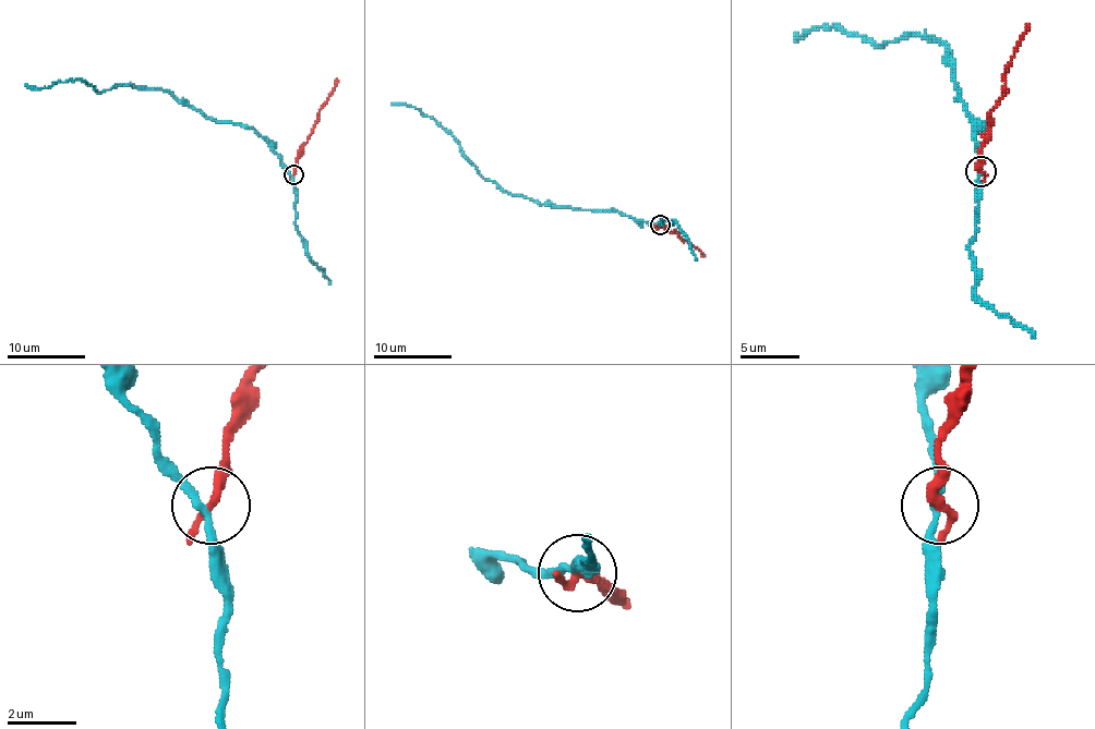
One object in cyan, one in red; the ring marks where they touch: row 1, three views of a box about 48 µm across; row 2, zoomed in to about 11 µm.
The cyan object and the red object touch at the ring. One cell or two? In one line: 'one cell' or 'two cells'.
two cells

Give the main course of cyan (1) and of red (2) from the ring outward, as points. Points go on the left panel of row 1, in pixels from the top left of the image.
1: (291, 175), (253, 129), (216, 123), (157, 89), (120, 86), (99, 92), (83, 80), (50, 87), (25, 84)
2: (293, 175), (298, 150), (315, 124), (321, 106), (336, 79)

